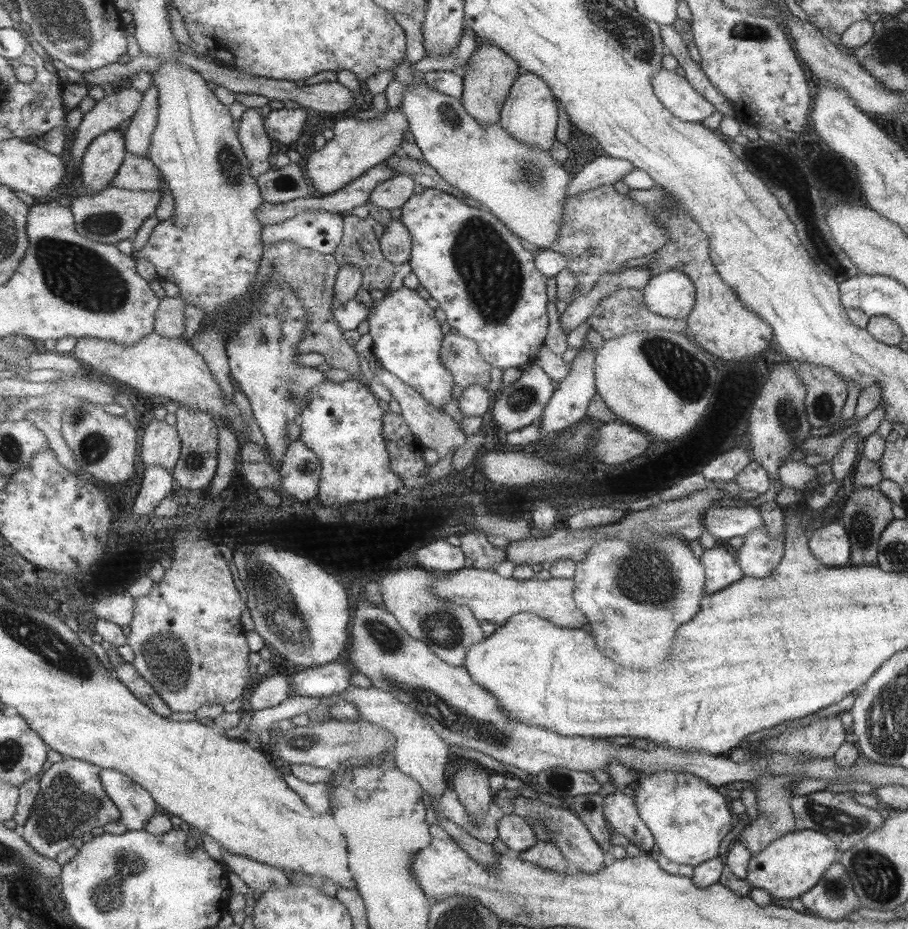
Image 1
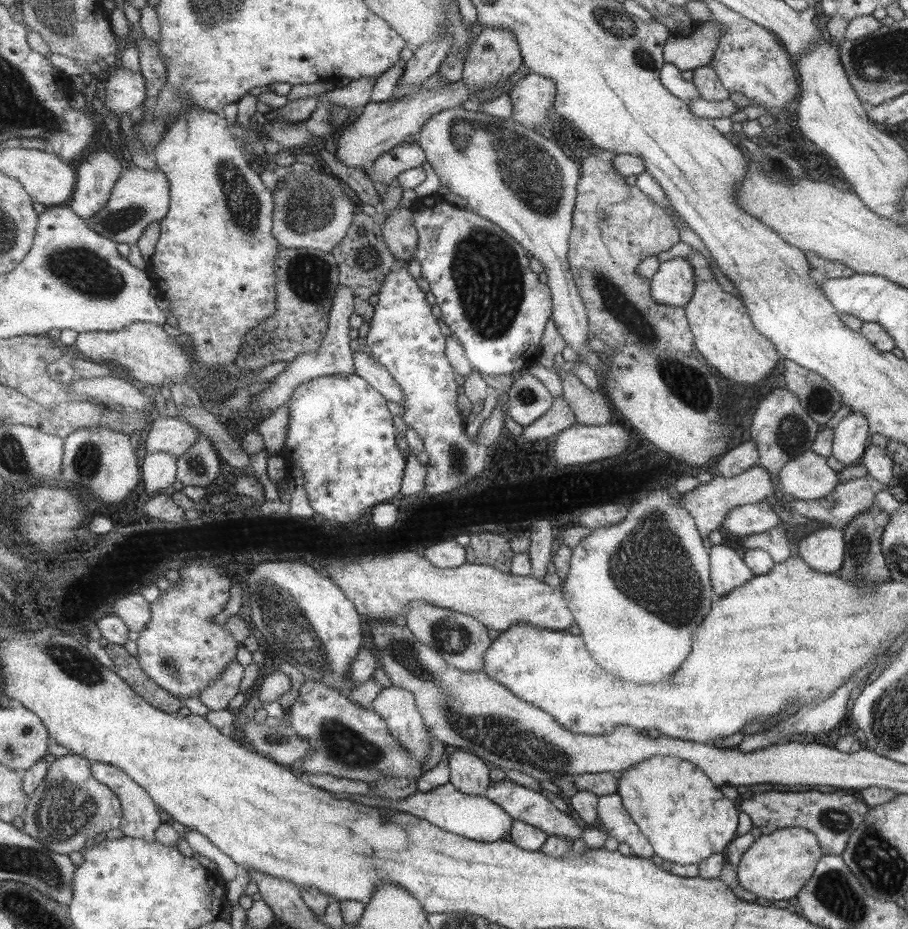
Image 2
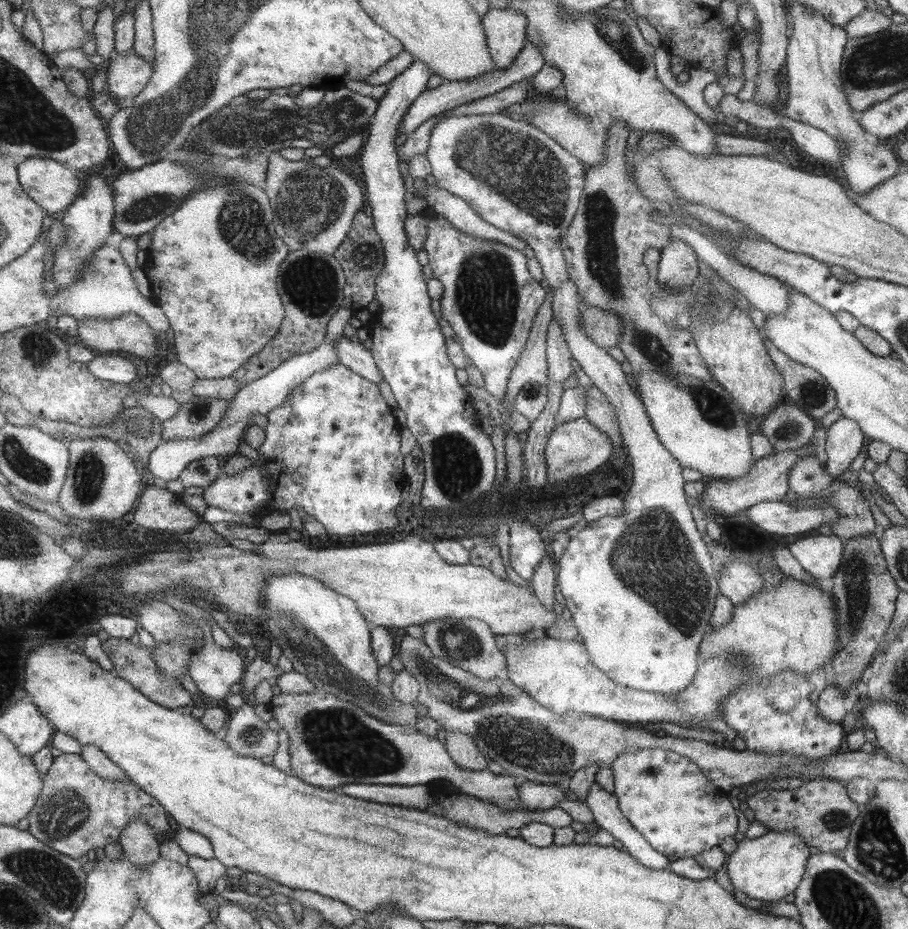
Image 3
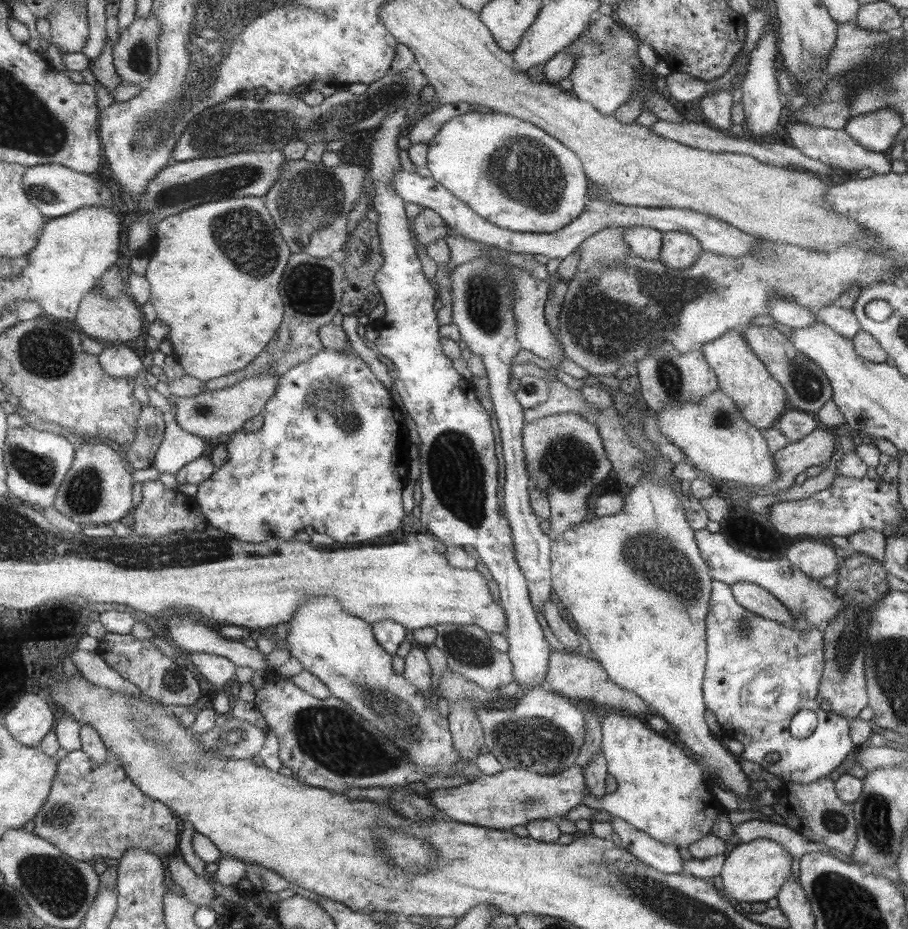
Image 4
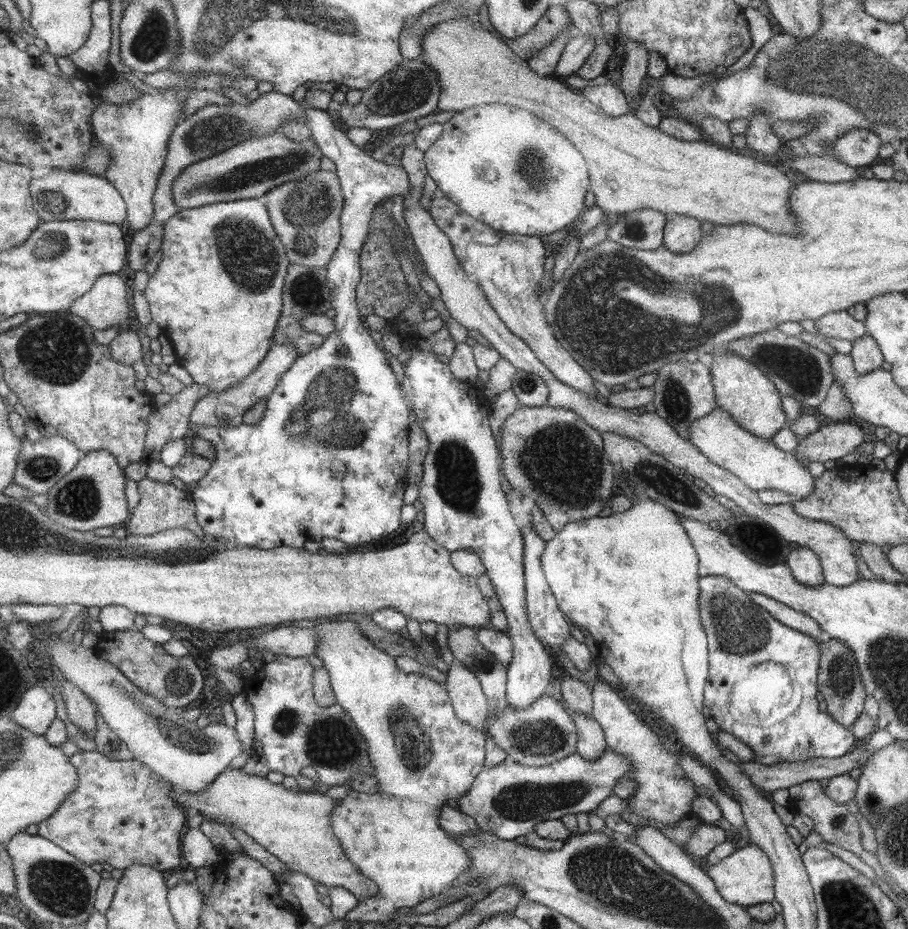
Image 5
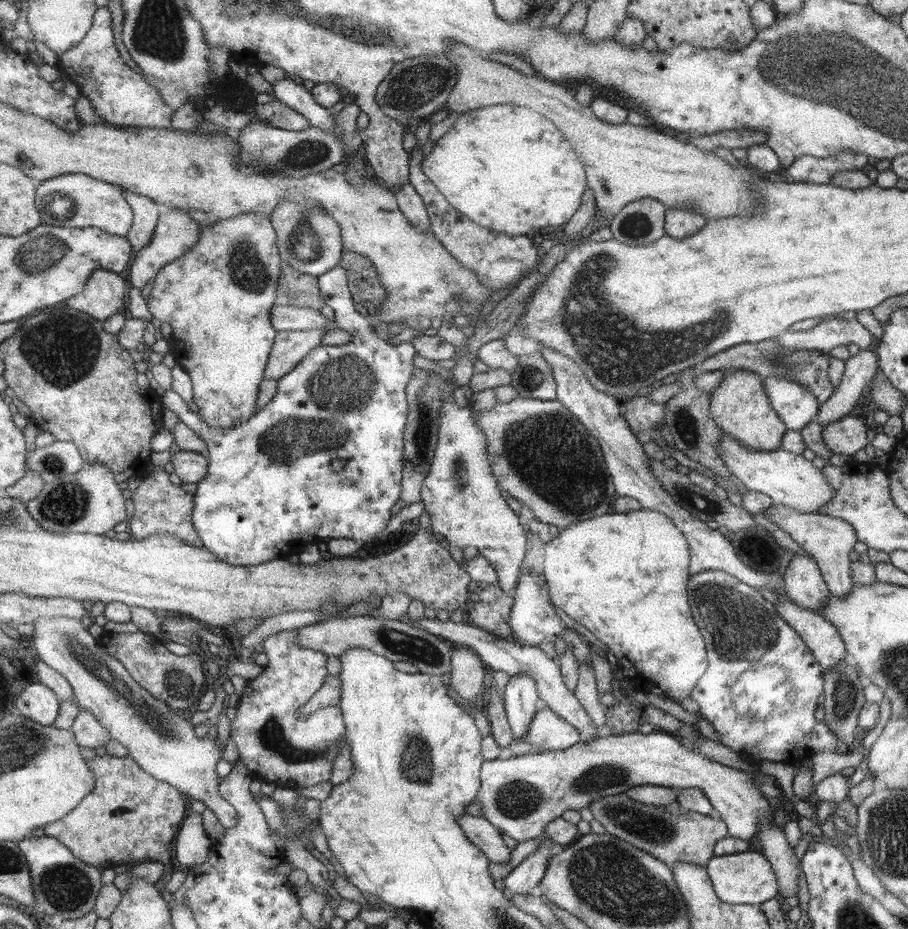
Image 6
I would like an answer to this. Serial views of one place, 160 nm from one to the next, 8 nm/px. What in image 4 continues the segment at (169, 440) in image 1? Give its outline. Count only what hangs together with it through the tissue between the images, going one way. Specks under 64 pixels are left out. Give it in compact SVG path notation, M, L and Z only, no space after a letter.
M266 372L221 390L207 391L192 397L177 397L174 409L177 423L181 429L203 438L217 438L241 431L248 421L264 413L265 403L276 390L277 378L279 374Z

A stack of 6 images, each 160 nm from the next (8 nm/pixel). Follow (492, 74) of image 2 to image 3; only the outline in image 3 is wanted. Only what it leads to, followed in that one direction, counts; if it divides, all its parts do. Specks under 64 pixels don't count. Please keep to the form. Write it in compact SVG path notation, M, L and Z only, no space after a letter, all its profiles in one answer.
M489 7L480 20L488 50L492 57L492 68L507 68L516 60L527 40L527 18L517 10Z

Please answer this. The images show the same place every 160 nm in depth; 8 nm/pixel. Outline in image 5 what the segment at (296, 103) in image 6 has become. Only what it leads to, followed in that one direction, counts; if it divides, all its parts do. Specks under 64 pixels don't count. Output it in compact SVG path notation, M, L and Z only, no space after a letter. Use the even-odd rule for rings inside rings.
M299 102L304 108L306 117L306 127L310 130L310 136L315 140L315 143L323 155L329 158L335 165L335 172L340 181L340 189L344 195L344 206L340 212L340 242L337 245L336 252L332 254L331 260L325 266L328 271L328 287L331 288L331 308L335 311L334 329L329 336L325 337L324 342L312 352L305 356L299 356L292 366L282 375L275 389L266 397L265 417L261 423L249 426L243 424L239 427L195 427L192 425L191 431L195 431L197 436L203 437L214 444L215 460L212 463L207 476L201 480L199 484L193 486L192 495L196 499L197 516L200 525L204 528L207 535L214 536L216 539L225 539L230 543L239 543L240 545L252 546L260 549L275 549L280 546L288 546L299 548L303 546L305 540L313 540L319 542L322 538L330 538L341 540L347 546L355 546L361 542L369 542L379 538L381 534L389 534L393 532L401 522L399 522L399 512L402 512L401 498L403 498L403 488L405 488L405 468L407 466L407 424L409 423L409 408L407 402L399 396L399 388L395 382L393 372L389 370L389 366L385 364L381 352L377 350L375 342L369 338L367 330L361 326L359 320L360 310L355 306L356 284L360 280L360 250L364 245L364 240L368 237L368 229L371 227L369 220L372 218L374 209L385 202L388 198L398 196L405 198L408 194L409 177L407 173L397 165L388 165L381 161L372 159L365 150L353 145L345 133L342 133L339 128L335 129L332 119L326 111L309 106L307 102ZM344 464L343 476L335 477L333 466Z

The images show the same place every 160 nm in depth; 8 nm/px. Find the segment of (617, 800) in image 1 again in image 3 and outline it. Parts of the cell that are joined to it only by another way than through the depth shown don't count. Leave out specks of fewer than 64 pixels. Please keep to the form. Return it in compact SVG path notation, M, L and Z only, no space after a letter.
M593 782L584 803L593 814L593 821L599 829L605 830L614 840L619 841L637 862L653 870L668 868L667 856L655 852L633 829L620 812L612 793L606 792Z

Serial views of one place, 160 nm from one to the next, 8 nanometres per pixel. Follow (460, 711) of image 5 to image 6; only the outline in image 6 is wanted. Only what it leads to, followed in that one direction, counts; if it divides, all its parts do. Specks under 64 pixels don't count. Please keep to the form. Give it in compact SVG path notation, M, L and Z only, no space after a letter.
M454 646L450 653L450 671L447 684L462 698L475 699L483 693L485 665L479 655L468 647Z

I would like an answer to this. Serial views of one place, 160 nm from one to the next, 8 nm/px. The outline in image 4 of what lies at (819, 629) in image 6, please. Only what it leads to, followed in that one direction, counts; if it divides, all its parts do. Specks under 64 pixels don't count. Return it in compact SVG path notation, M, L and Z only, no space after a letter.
M734 582L732 594L745 610L760 615L761 618L772 619L773 622L793 626L792 614L783 603L768 590L750 582Z

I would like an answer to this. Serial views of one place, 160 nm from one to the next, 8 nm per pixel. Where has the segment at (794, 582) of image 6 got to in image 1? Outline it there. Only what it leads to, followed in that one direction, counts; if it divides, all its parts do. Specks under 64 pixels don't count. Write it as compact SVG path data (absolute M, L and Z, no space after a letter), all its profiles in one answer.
M830 523L808 533L808 547L820 564L841 568L851 560L851 539L844 526Z

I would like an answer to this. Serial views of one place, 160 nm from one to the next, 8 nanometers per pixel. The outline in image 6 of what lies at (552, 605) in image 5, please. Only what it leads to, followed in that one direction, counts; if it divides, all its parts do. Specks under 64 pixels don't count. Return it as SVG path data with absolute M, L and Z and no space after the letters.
M526 569L520 570L520 577L513 592L514 597L512 599L514 601L509 615L510 636L507 639L520 645L537 647L541 642L546 640L553 641L554 638L559 638L570 648L570 653L573 654L578 663L591 665L589 649L585 639L575 631L567 628L555 613L553 606L551 606L552 602L548 595L548 586L542 574L529 572Z

